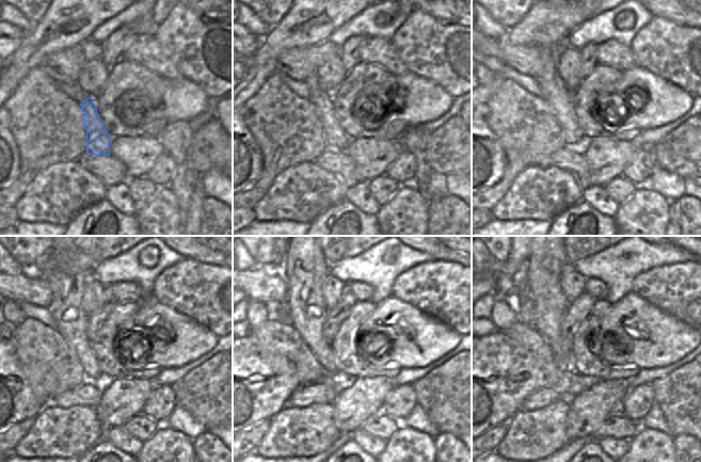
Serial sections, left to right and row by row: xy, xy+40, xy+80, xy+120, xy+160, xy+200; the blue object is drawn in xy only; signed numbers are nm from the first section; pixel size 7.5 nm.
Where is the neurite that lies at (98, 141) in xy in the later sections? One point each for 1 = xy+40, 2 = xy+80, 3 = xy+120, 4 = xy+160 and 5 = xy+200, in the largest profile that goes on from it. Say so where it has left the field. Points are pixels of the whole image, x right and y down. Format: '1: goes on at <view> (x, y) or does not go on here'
1: goes on at xy+40 (335, 138)
2: goes on at xy+80 (553, 90)
3: goes on at xy+120 (66, 309)
4: goes on at xy+160 (306, 311)
5: goes on at xy+200 (552, 303)

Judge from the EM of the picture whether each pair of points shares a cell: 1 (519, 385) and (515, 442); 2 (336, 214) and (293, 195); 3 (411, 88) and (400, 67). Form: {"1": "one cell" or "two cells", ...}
{"1": "two cells", "2": "two cells", "3": "two cells"}

